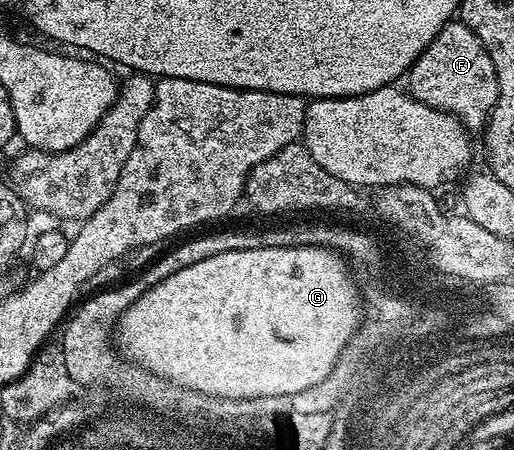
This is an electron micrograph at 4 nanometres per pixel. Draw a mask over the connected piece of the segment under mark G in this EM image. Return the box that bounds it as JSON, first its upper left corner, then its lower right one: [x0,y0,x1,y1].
[117,247,361,401]

